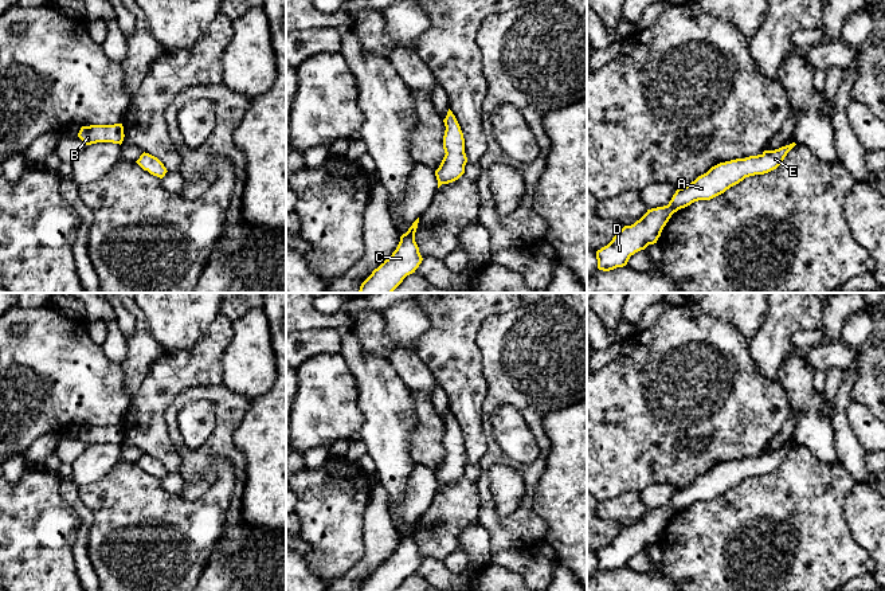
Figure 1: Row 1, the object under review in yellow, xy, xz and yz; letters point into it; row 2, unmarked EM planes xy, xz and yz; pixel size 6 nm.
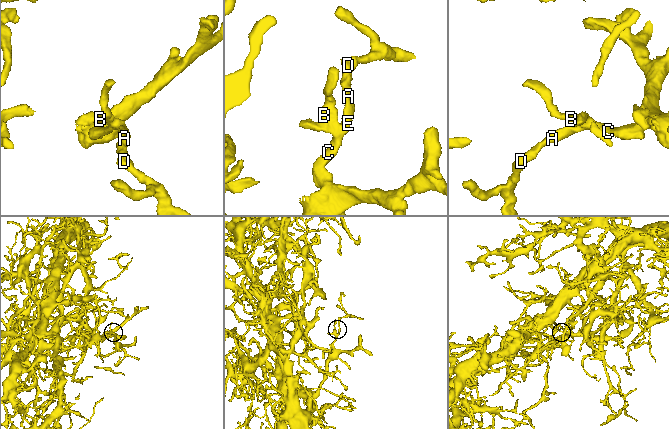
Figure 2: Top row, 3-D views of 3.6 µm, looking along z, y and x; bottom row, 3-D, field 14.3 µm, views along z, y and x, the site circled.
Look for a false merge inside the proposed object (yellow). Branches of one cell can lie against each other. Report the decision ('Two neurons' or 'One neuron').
One neuron

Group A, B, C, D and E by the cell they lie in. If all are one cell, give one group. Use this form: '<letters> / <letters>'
A B C D E

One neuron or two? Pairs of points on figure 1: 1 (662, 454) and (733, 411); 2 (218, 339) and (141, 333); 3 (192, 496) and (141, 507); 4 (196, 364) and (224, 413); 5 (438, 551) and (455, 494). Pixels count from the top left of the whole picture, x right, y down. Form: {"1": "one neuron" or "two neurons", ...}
{"1": "one neuron", "2": "two neurons", "3": "two neurons", "4": "two neurons", "5": "one neuron"}

